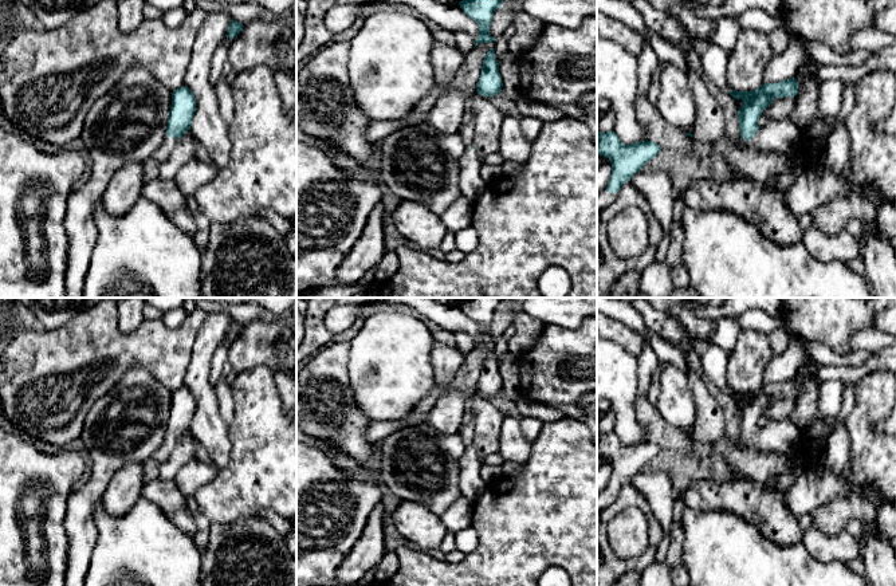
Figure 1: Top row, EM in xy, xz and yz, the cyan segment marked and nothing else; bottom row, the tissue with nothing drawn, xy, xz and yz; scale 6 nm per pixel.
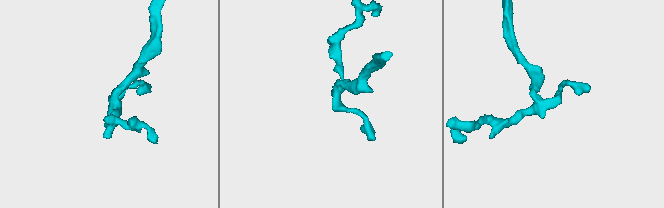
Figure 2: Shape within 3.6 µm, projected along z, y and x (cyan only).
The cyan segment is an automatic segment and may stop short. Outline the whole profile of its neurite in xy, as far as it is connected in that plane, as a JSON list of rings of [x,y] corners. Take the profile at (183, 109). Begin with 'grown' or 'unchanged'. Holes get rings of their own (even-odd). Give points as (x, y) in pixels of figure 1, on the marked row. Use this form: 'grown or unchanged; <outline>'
grown; [[[181,86],[172,93],[172,107],[169,111],[169,122],[166,127],[166,137],[164,143],[153,157],[164,164],[174,149],[174,145],[180,137],[190,130],[192,119],[196,113],[196,98],[193,93]]]

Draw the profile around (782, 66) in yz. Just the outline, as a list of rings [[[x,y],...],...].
[[[790,38],[786,50],[781,54],[774,54],[767,62],[763,70],[763,82],[778,83],[794,78],[801,64],[811,58],[811,54],[801,40]]]

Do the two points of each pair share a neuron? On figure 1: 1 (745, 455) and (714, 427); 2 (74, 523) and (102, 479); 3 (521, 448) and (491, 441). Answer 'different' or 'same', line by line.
1: same
2: same
3: different

